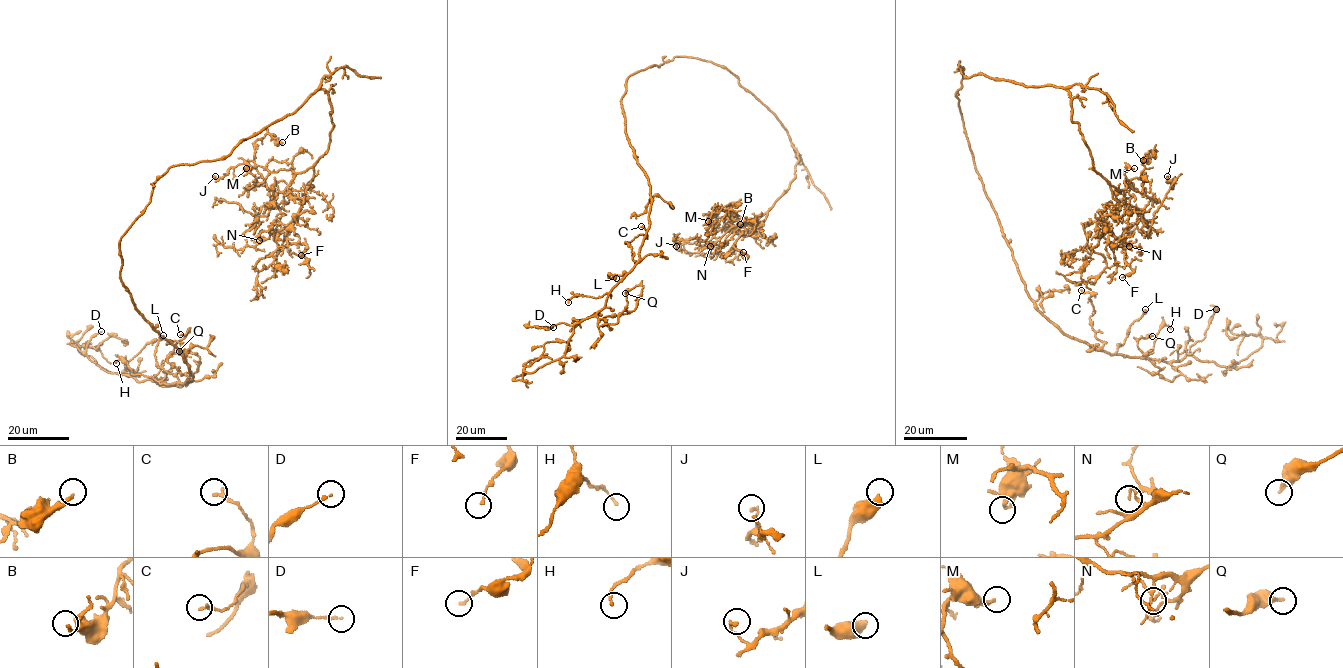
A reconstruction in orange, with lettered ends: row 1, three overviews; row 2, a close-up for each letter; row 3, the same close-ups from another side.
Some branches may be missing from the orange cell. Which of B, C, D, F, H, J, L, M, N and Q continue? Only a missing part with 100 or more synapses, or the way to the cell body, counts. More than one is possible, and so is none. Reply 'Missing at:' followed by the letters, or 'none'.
Missing at: none

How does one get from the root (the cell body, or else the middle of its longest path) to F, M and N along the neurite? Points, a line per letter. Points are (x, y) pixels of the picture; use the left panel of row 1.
F: (134, 221), (169, 167), (225, 158), (319, 88), (333, 127), (286, 234), (305, 244), (301, 255)
M: (134, 221), (169, 167), (225, 158), (325, 92), (333, 127), (315, 164), (257, 184), (246, 168)
N: (134, 221), (169, 167), (225, 158), (319, 88), (332, 110), (327, 152), (314, 166), (298, 214), (259, 240)

